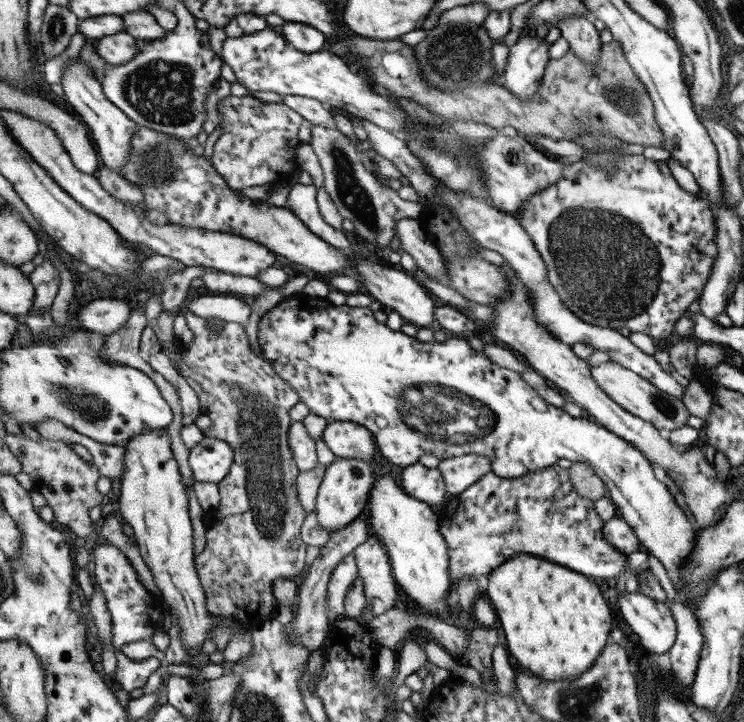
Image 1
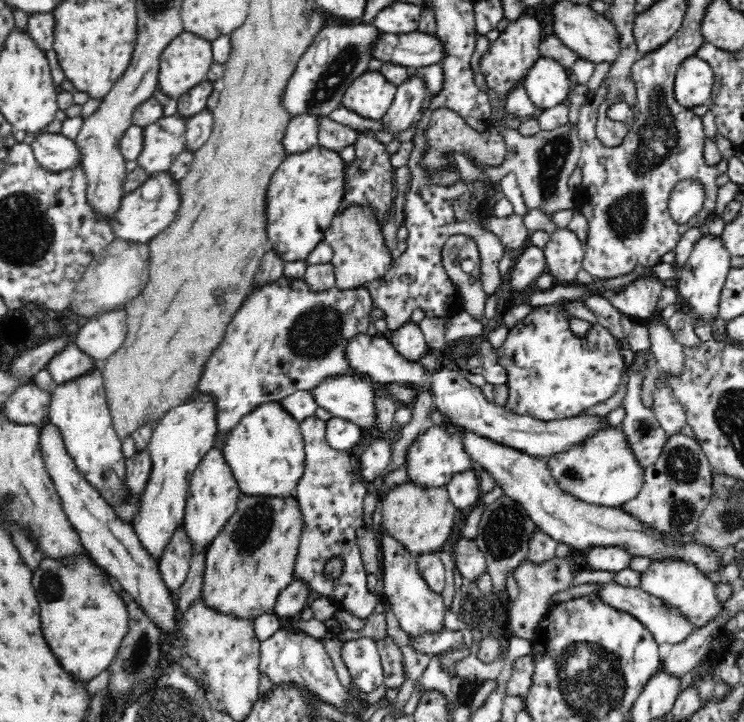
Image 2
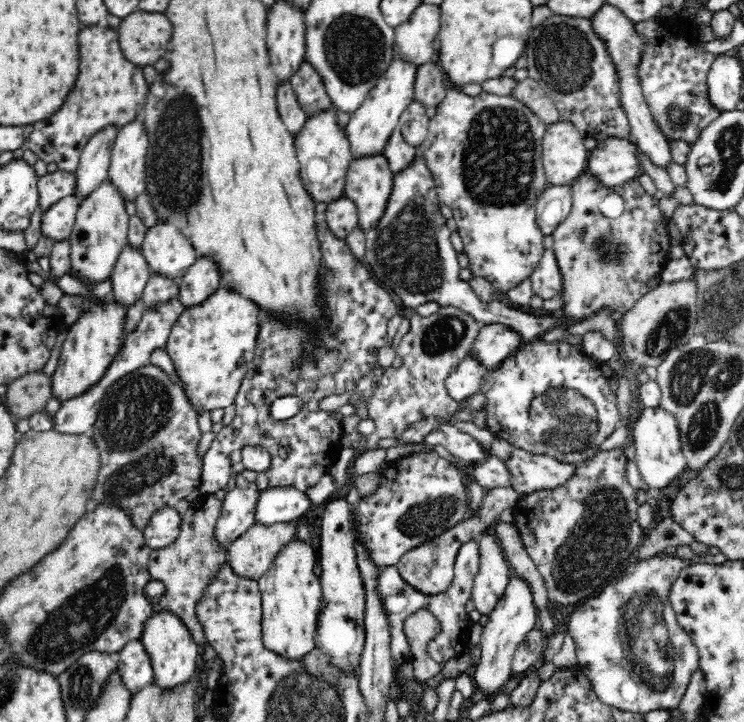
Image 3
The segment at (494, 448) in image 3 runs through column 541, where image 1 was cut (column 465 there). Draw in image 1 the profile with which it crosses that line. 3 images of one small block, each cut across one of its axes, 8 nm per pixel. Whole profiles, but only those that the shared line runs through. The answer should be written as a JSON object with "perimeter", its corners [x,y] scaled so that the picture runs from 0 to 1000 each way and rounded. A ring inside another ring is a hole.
{"perimeter":[[[633,627],[595,636],[589,650],[595,657],[601,680],[608,688],[625,683],[644,663],[659,657],[663,643],[660,643],[660,636],[655,636],[655,632]]]}

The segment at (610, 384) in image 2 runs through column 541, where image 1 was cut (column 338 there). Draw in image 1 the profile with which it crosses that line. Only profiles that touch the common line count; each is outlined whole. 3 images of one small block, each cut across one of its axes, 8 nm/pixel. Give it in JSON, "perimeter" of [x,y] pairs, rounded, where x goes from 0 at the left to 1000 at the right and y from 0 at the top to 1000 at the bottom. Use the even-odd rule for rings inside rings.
{"perimeter":[[[399,406],[391,413],[378,416],[368,427],[358,431],[347,446],[345,474],[349,479],[349,492],[362,500],[372,511],[372,517],[394,535],[394,539],[402,542],[405,554],[414,560],[417,571],[426,576],[433,576],[441,583],[474,583],[493,590],[503,601],[503,607],[511,626],[516,633],[524,637],[528,643],[542,648],[560,643],[569,630],[574,627],[585,627],[593,637],[622,632],[633,627],[655,632],[660,636],[663,643],[661,654],[665,658],[672,658],[675,662],[702,662],[711,657],[719,655],[719,651],[735,648],[749,643],[751,637],[761,634],[769,640],[786,640],[794,643],[801,651],[801,657],[812,665],[817,675],[819,687],[824,697],[831,702],[836,719],[839,719],[858,740],[858,745],[864,756],[868,758],[875,770],[880,771],[888,784],[894,788],[894,795],[899,801],[899,806],[905,814],[915,814],[918,812],[918,794],[915,787],[922,781],[926,770],[931,767],[931,759],[937,756],[935,734],[930,730],[927,716],[923,713],[917,699],[911,697],[909,687],[903,687],[891,668],[886,668],[875,652],[871,633],[853,619],[849,614],[833,602],[827,601],[817,591],[812,591],[801,586],[796,579],[788,576],[772,578],[767,576],[759,566],[746,562],[743,558],[735,557],[716,533],[711,533],[700,517],[683,510],[671,507],[668,503],[660,500],[652,488],[641,486],[633,482],[633,476],[626,468],[614,470],[609,467],[597,475],[590,475],[583,471],[575,474],[566,474],[559,467],[547,465],[539,457],[526,457],[517,447],[509,447],[504,443],[504,435],[499,427],[472,427],[464,421],[449,424],[442,420],[438,411],[422,411],[410,406]]]}

